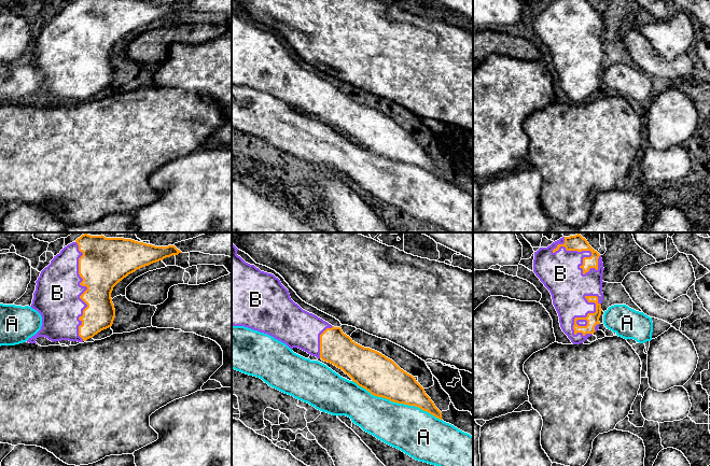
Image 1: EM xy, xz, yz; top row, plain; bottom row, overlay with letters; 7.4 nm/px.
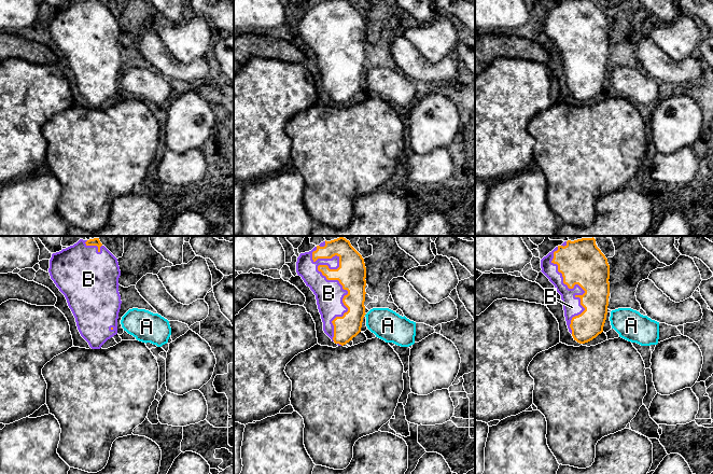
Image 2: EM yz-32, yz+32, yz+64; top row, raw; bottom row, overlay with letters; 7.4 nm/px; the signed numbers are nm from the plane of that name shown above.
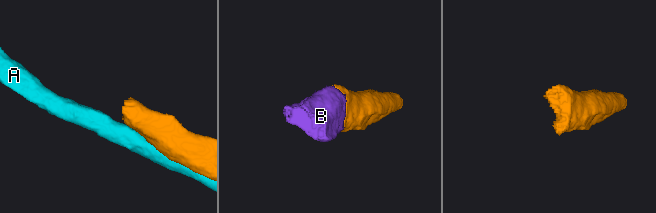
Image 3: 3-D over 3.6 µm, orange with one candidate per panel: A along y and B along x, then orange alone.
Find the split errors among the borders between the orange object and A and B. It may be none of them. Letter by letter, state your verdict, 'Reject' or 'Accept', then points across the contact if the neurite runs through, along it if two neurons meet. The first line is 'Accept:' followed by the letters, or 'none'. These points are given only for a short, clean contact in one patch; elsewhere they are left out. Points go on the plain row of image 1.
Accept: B
A: Reject
B: Accept

